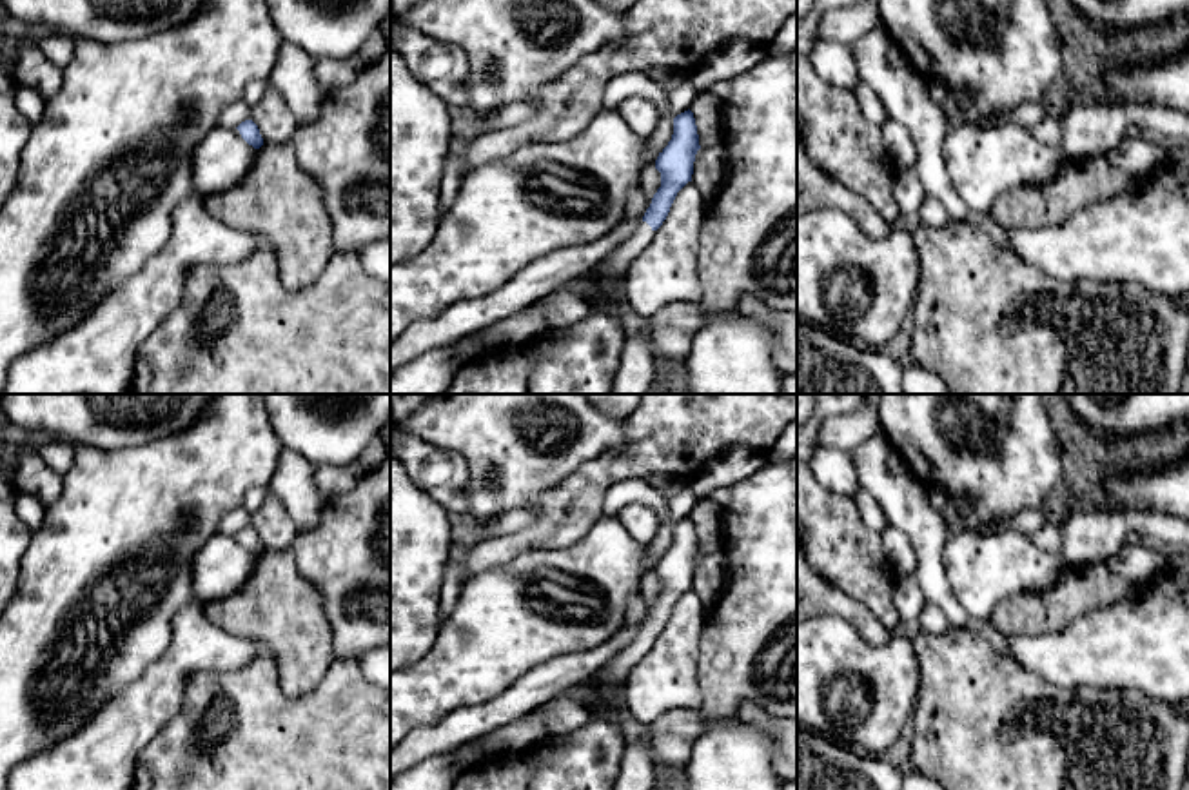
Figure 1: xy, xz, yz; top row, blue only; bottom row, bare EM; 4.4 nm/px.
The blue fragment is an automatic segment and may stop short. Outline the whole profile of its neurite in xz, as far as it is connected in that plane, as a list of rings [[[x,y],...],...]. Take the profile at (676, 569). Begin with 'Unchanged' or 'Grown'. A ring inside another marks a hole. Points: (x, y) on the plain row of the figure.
Grown. [[[688,516],[673,525],[672,547],[655,567],[655,576],[661,579],[661,594],[653,601],[639,634],[595,674],[570,686],[559,697],[572,699],[588,712],[595,706],[614,706],[623,716],[621,723],[626,732],[632,734],[637,730],[623,710],[623,683],[666,627],[677,599],[692,588],[693,568],[699,556],[695,525]]]

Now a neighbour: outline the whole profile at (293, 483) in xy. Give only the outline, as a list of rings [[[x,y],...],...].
[[[283,449],[267,490],[276,496],[290,514],[298,530],[312,528],[325,507],[316,485],[318,467],[301,454]]]

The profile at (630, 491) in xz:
[[[630,478],[610,487],[603,498],[603,518],[615,518],[630,503],[653,503],[661,514],[664,505],[655,498],[646,479]]]

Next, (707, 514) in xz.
[[[703,498],[697,499],[693,510],[690,512],[690,518],[695,525],[701,554],[708,554],[724,547],[722,510],[722,505],[710,498]]]

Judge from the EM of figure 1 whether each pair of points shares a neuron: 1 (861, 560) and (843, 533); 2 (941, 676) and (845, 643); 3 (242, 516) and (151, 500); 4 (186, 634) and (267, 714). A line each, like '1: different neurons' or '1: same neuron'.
1: same neuron
2: different neurons
3: different neurons
4: different neurons

